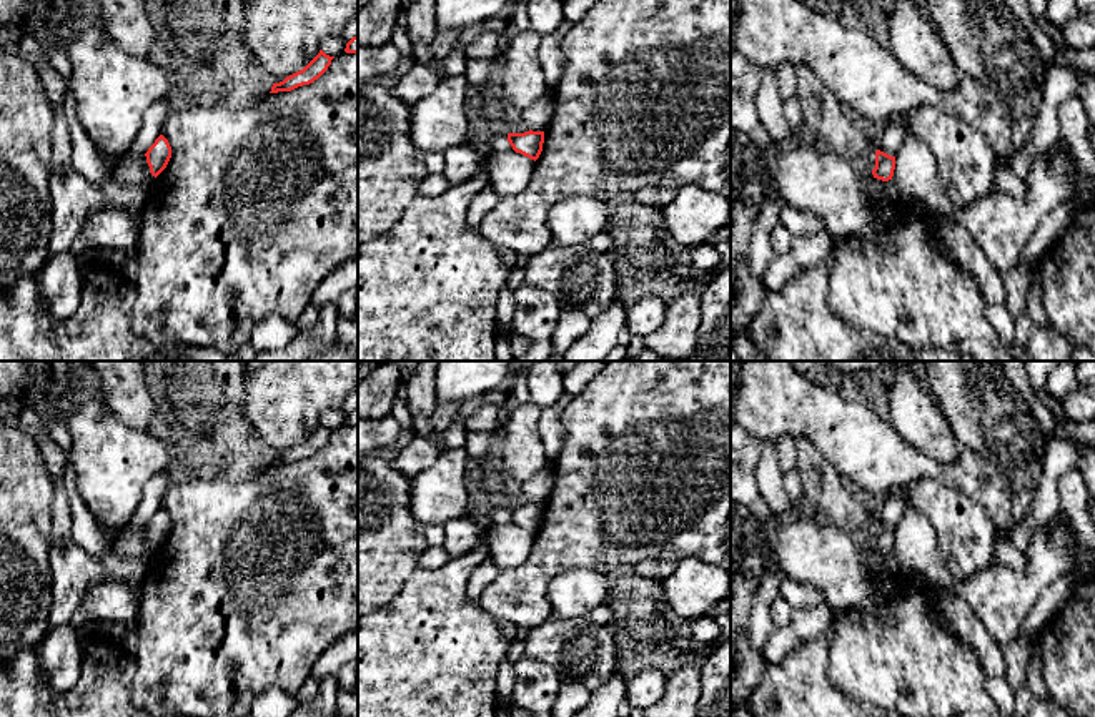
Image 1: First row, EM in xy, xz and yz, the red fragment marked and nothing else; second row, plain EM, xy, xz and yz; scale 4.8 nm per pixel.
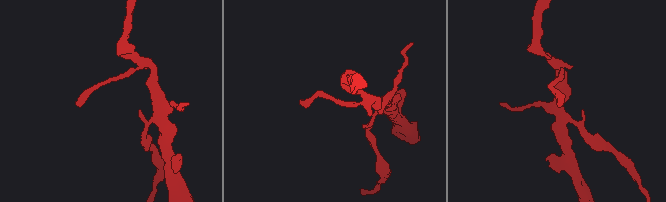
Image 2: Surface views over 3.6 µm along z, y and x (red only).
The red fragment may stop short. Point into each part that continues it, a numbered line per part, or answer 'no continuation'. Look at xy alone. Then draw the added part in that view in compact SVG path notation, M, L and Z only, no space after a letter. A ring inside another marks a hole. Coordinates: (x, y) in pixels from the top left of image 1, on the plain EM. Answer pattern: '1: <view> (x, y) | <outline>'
no continuation

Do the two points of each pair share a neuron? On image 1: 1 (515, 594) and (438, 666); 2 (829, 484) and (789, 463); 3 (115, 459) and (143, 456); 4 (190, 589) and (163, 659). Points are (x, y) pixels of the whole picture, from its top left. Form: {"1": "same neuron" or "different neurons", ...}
{"1": "different neurons", "2": "different neurons", "3": "same neuron", "4": "same neuron"}

